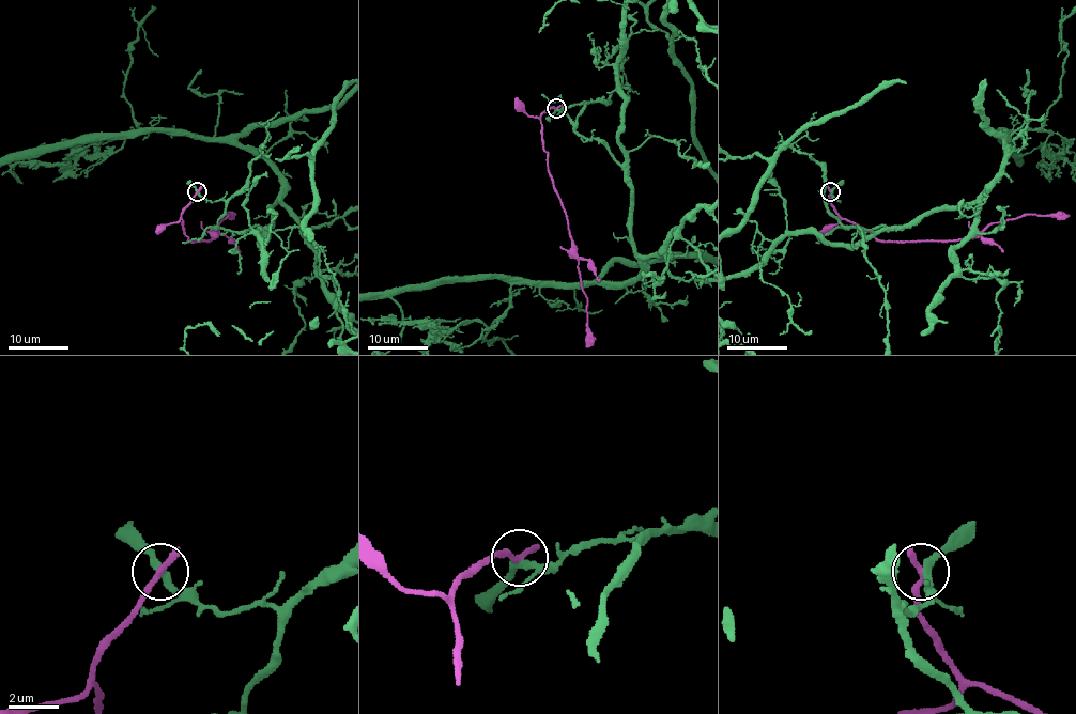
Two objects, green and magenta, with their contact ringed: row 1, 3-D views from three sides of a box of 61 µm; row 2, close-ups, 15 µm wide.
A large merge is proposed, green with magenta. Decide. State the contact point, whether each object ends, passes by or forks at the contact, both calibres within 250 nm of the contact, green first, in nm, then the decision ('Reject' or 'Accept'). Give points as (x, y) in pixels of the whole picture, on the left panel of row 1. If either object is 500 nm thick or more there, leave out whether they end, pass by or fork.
Place: (197, 191). At the ring green passes by. At the ring magenta ends. Thickness 300 nm (green) against 320 nm. Reject

